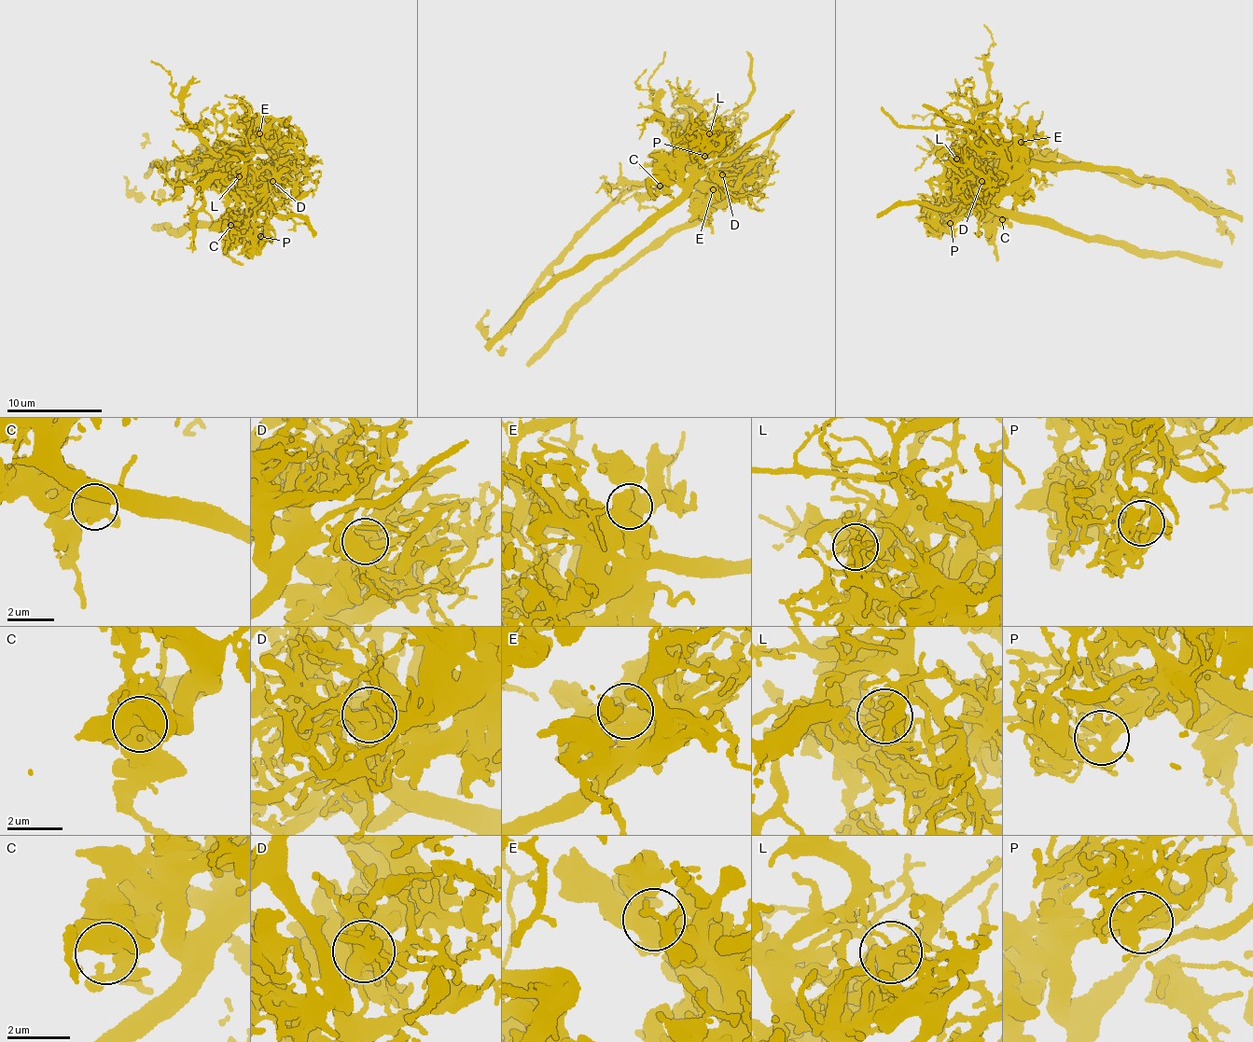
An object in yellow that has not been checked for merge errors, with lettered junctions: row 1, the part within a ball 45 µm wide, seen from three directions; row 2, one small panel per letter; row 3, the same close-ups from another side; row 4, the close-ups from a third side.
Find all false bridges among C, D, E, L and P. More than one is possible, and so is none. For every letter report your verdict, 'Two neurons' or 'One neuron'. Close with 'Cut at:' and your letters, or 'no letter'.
C: One neuron
D: Two neurons
E: One neuron
L: Two neurons
P: One neuron
Cut at: D, L

